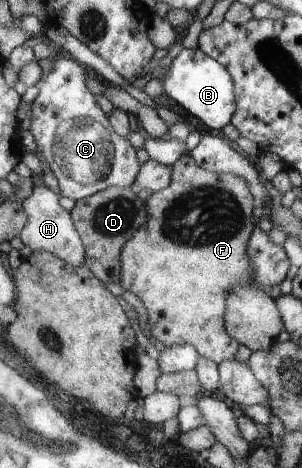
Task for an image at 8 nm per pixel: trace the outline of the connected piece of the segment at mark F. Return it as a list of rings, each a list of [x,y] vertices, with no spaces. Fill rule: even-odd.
[[[188,152],[184,153],[173,164],[173,180],[162,190],[153,193],[145,202],[145,211],[147,212],[146,222],[134,233],[134,236],[126,242],[121,250],[121,277],[120,284],[123,290],[129,290],[138,296],[146,307],[148,313],[148,322],[151,326],[152,339],[162,342],[164,346],[174,346],[189,344],[194,346],[200,357],[213,360],[217,366],[222,361],[229,361],[234,359],[236,351],[238,350],[238,341],[234,339],[225,326],[225,310],[228,309],[228,296],[230,290],[238,285],[252,285],[254,284],[255,274],[253,271],[253,263],[250,260],[248,248],[249,238],[254,230],[254,202],[252,202],[252,195],[248,192],[248,183],[238,175],[230,173],[217,173],[214,171],[207,171],[195,159],[193,159]]]

